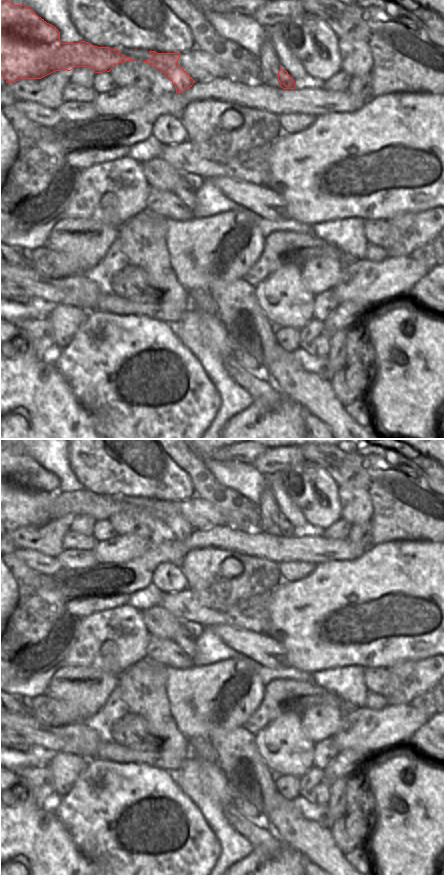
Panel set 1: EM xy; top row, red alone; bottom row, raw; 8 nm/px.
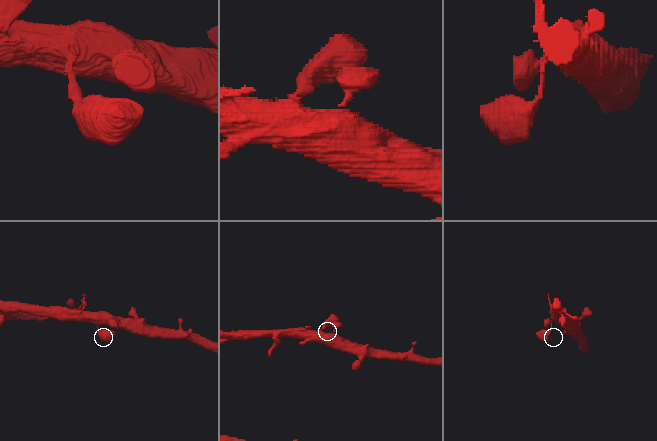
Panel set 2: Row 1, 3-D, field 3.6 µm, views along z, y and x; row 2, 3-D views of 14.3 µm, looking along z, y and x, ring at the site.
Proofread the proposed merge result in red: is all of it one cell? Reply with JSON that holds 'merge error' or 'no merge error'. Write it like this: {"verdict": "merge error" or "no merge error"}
{"verdict": "no merge error"}

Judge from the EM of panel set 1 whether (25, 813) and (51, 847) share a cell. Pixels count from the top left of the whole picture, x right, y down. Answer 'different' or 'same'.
same

